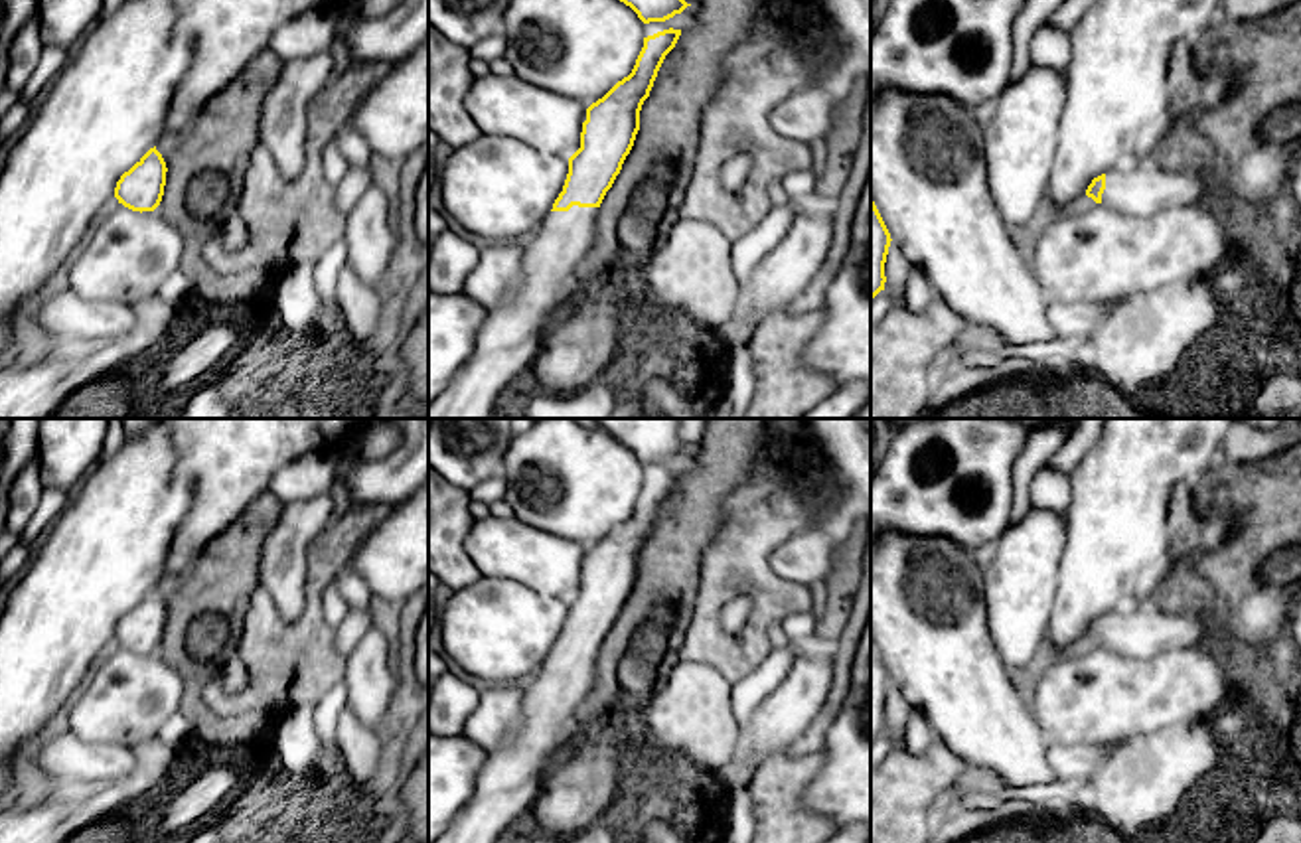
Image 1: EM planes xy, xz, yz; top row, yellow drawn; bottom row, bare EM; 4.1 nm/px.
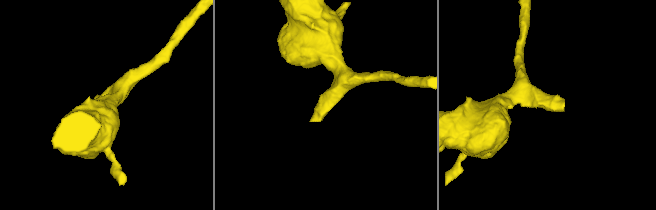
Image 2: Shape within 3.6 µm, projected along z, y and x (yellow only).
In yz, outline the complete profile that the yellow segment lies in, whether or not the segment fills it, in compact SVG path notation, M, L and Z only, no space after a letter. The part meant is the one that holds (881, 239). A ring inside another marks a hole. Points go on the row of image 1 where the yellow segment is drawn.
M871 197L871 302L880 290L884 290L884 263L890 241L890 233Z

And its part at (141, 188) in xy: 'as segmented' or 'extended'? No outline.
as segmented

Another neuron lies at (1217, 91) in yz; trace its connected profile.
M1216 77L1212 83L1206 85L1202 107L1216 107L1224 103L1234 89L1236 81L1230 77Z

